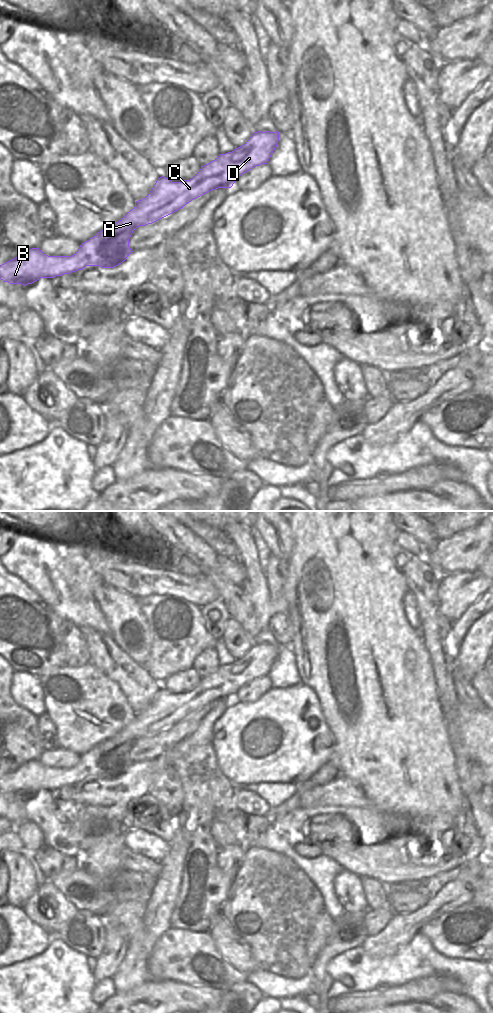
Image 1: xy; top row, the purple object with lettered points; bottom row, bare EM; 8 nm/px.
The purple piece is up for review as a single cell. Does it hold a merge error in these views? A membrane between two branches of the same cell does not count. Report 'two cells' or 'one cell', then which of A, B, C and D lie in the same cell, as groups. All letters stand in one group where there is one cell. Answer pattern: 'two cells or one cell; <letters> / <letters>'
one cell; A B C D

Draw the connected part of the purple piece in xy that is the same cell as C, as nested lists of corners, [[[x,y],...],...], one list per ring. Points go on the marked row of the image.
[[[277,131],[254,132],[242,146],[201,166],[190,180],[172,182],[161,176],[132,210],[82,243],[72,256],[48,256],[32,248],[0,265],[0,279],[26,286],[40,278],[70,274],[86,266],[114,268],[133,252],[129,239],[136,228],[152,224],[212,190],[231,188],[242,174],[267,164],[278,141]]]

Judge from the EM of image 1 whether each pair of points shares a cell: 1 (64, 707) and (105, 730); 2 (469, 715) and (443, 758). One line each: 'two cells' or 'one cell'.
1: one cell
2: two cells

